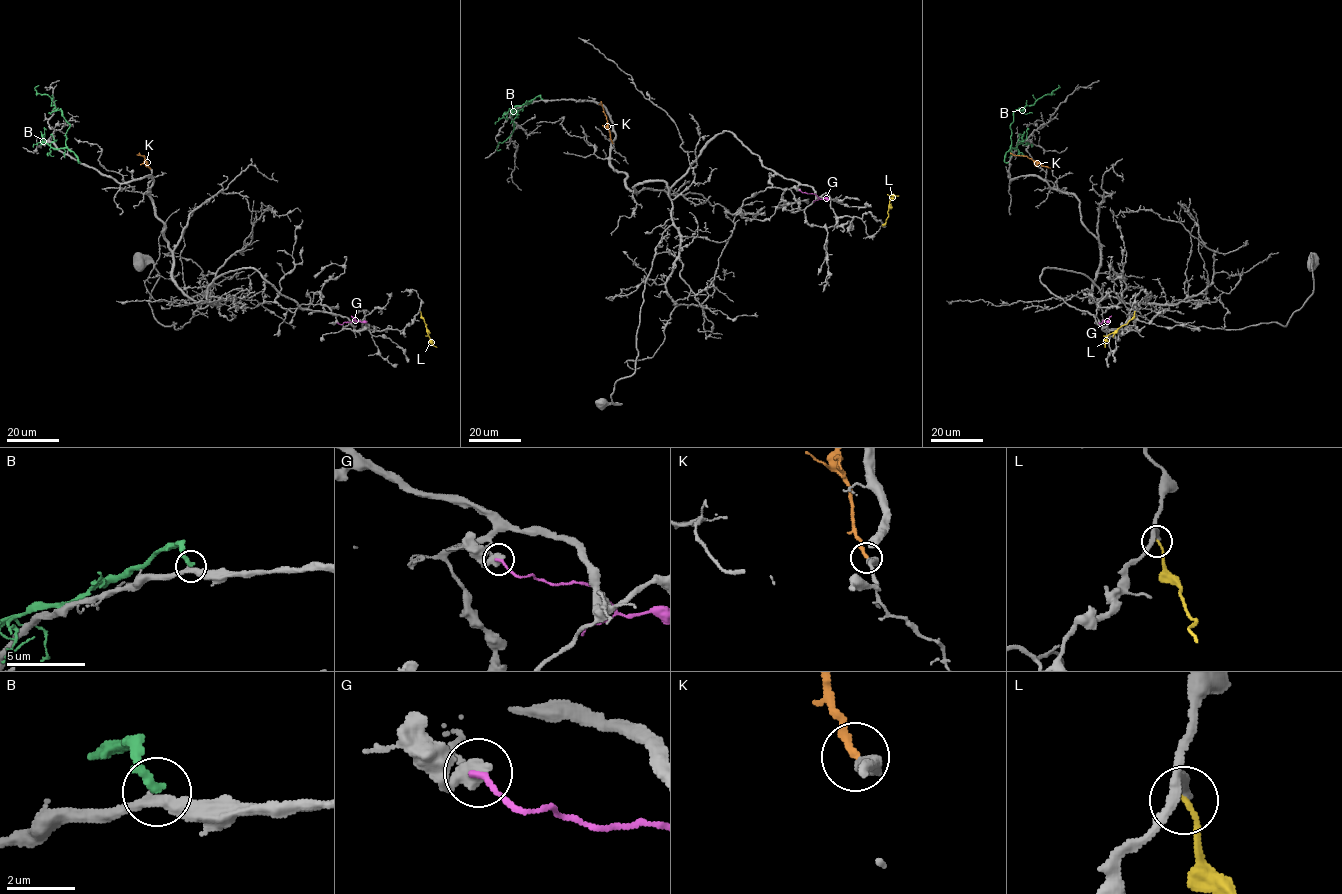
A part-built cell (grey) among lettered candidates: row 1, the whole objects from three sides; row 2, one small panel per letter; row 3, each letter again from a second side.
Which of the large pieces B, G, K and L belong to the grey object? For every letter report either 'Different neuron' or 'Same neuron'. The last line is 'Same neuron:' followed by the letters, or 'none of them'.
B: Different neuron
G: Different neuron
K: Same neuron
L: Different neuron
Same neuron: K

